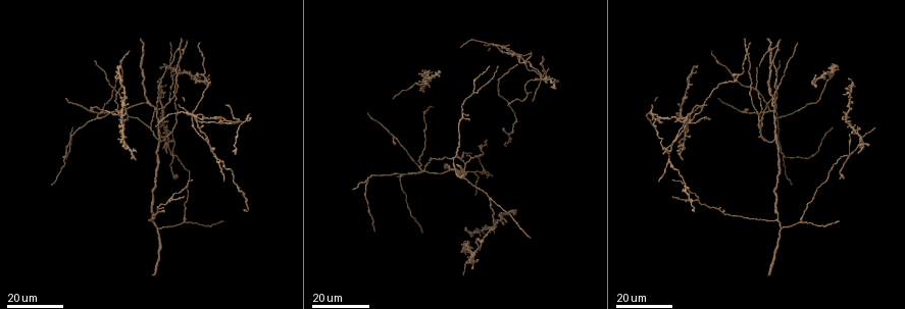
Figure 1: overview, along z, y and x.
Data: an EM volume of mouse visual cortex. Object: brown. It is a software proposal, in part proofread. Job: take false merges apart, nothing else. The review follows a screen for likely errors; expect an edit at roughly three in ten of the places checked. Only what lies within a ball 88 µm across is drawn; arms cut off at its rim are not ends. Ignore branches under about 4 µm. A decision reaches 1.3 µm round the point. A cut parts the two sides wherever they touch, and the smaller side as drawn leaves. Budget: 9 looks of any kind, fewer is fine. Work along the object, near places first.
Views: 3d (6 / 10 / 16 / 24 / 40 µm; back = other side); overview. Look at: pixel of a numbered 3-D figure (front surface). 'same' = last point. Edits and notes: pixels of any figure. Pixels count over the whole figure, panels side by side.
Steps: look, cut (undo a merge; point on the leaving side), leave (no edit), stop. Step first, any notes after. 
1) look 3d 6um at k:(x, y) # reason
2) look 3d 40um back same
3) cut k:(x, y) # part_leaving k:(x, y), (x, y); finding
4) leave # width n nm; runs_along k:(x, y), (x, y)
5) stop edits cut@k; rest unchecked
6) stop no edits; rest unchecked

look 3d 24um at 1:(464, 164) # a fork

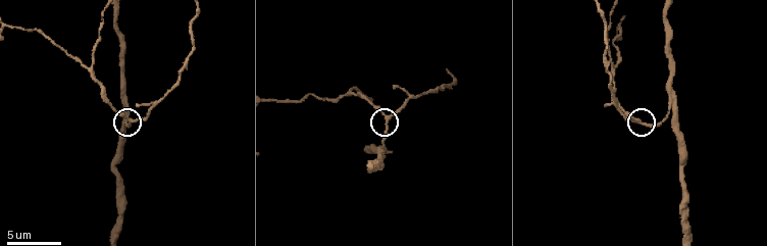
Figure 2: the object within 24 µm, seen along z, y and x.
look 3d 6um at 2:(638, 118)

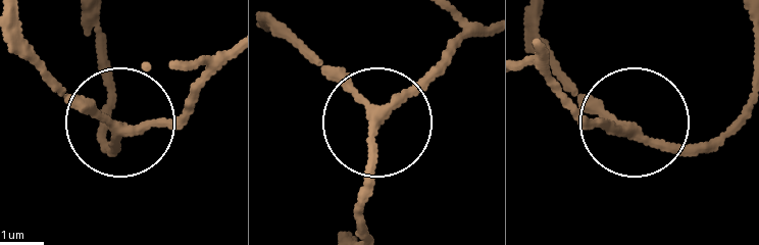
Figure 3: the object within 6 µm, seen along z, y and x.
leave # width 210 nm; runs_along 3:(478, 25), (380, 112), (285, 25); all the same cell

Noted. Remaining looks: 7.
look 3d 24um at 1:(774, 97) # two arms in line, one across

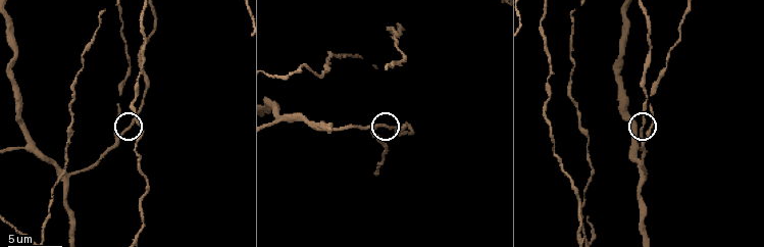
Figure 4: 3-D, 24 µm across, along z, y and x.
look 3d 6um at 4:(379, 124)

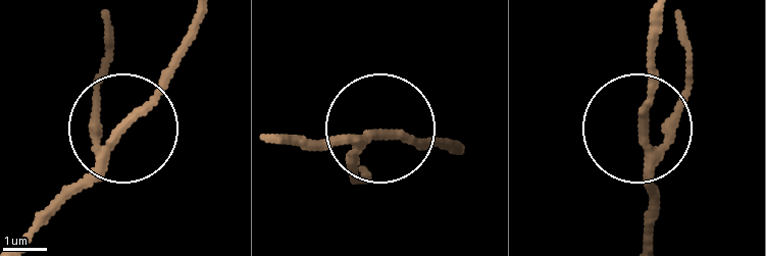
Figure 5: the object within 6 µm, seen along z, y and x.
leave # runs_along 5:(279, 139), (370, 135), (356, 183); all the same cell

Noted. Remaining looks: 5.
look 3d 24um at 1:(850, 154)

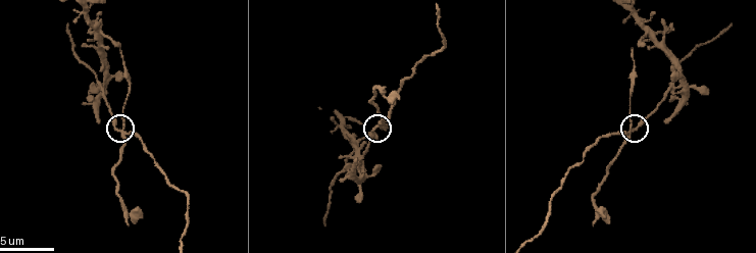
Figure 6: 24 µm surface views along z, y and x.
look 3d 6um at 6:(124, 133)

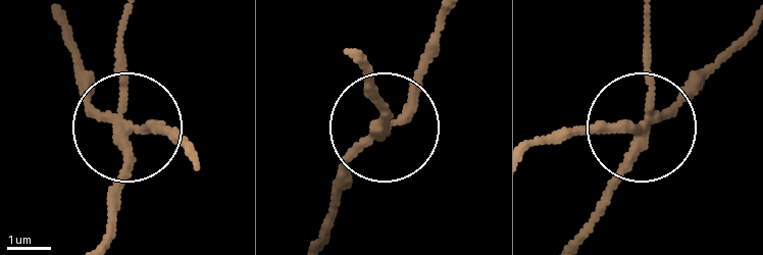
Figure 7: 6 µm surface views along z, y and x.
cut 7:(119, 187) # arms 4; part_leaving 7:(117, 133), (128, 173), (113, 239); a second cell is stuck on

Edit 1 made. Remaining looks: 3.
look 3d 16um at 1:(800, 219) # a fork

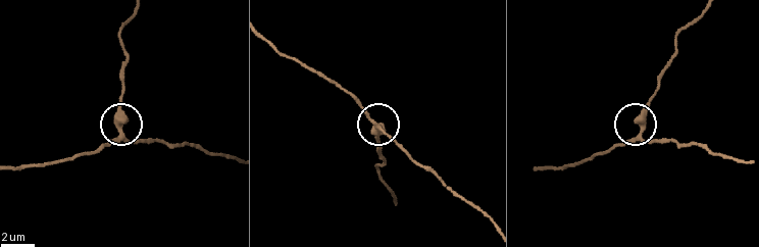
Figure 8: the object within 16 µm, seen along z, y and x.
look 3d 10um at 8:(121, 135)

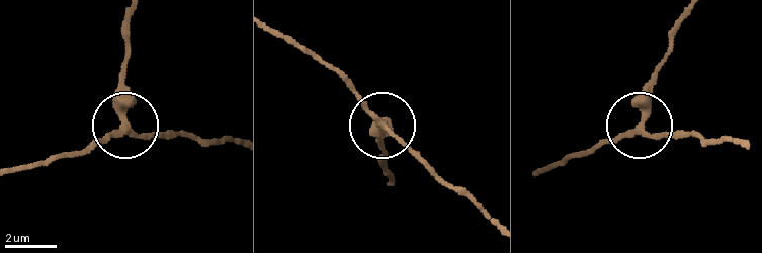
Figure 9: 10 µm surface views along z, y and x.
leave # arms 3; one cell here

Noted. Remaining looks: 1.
stop edits cut@7; rest unchecked

